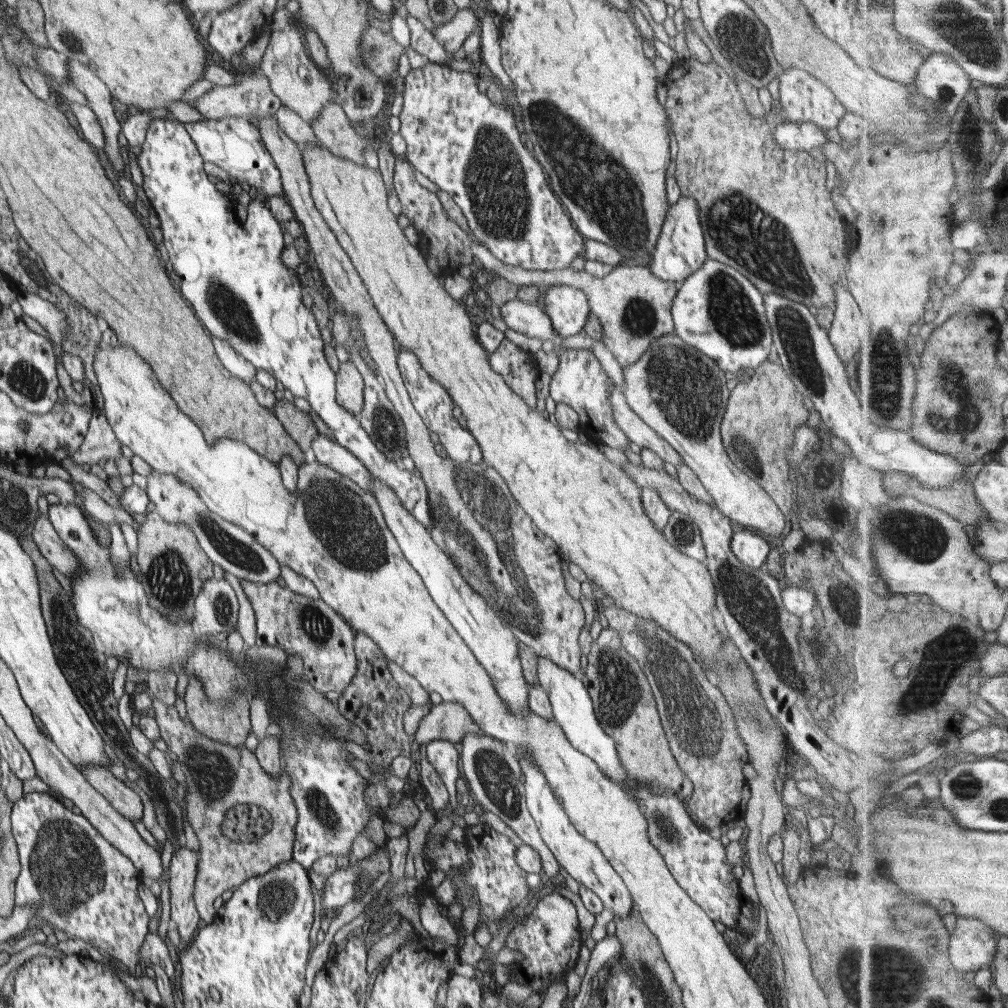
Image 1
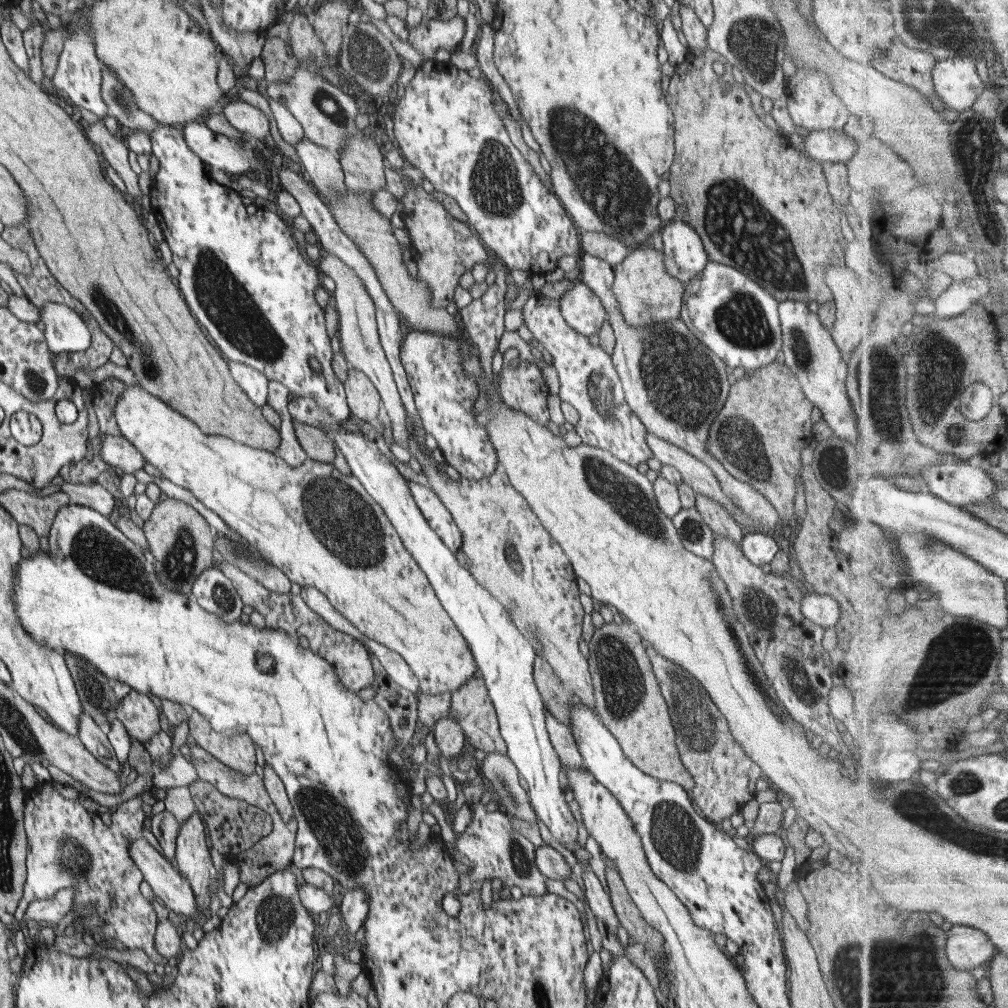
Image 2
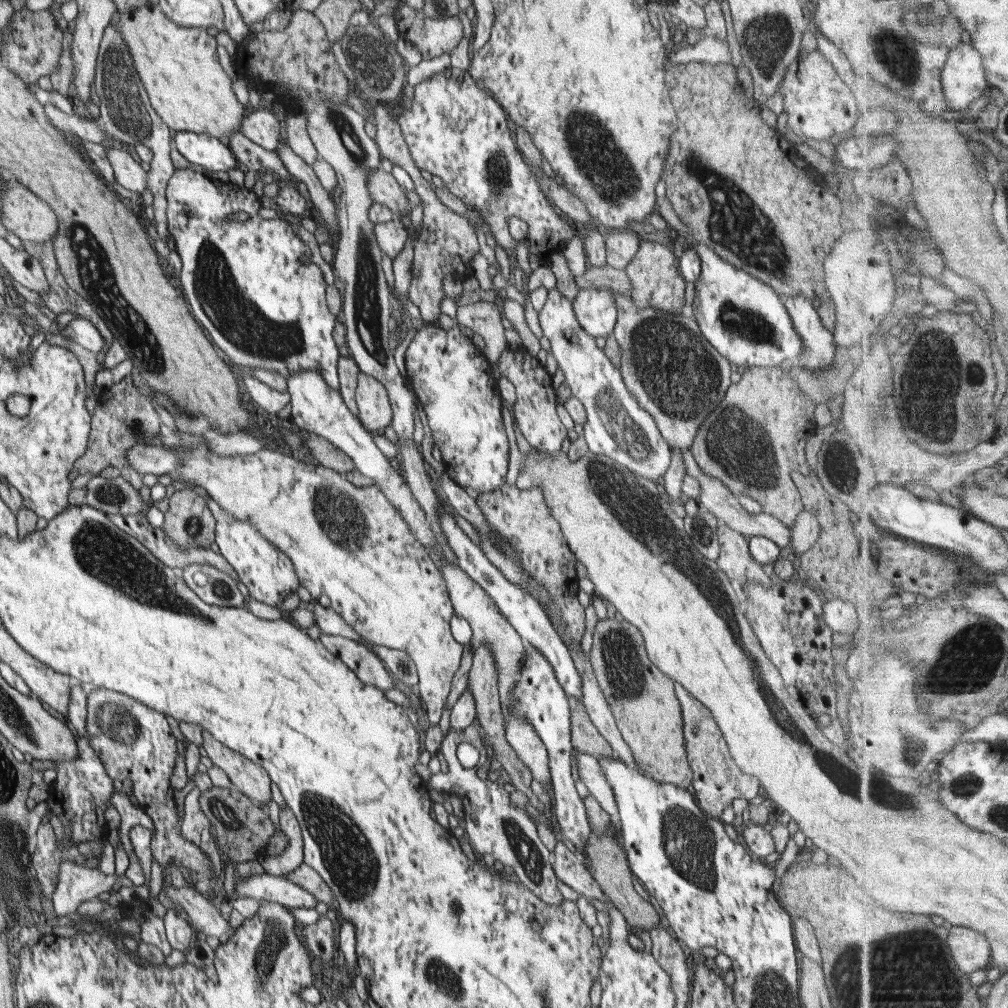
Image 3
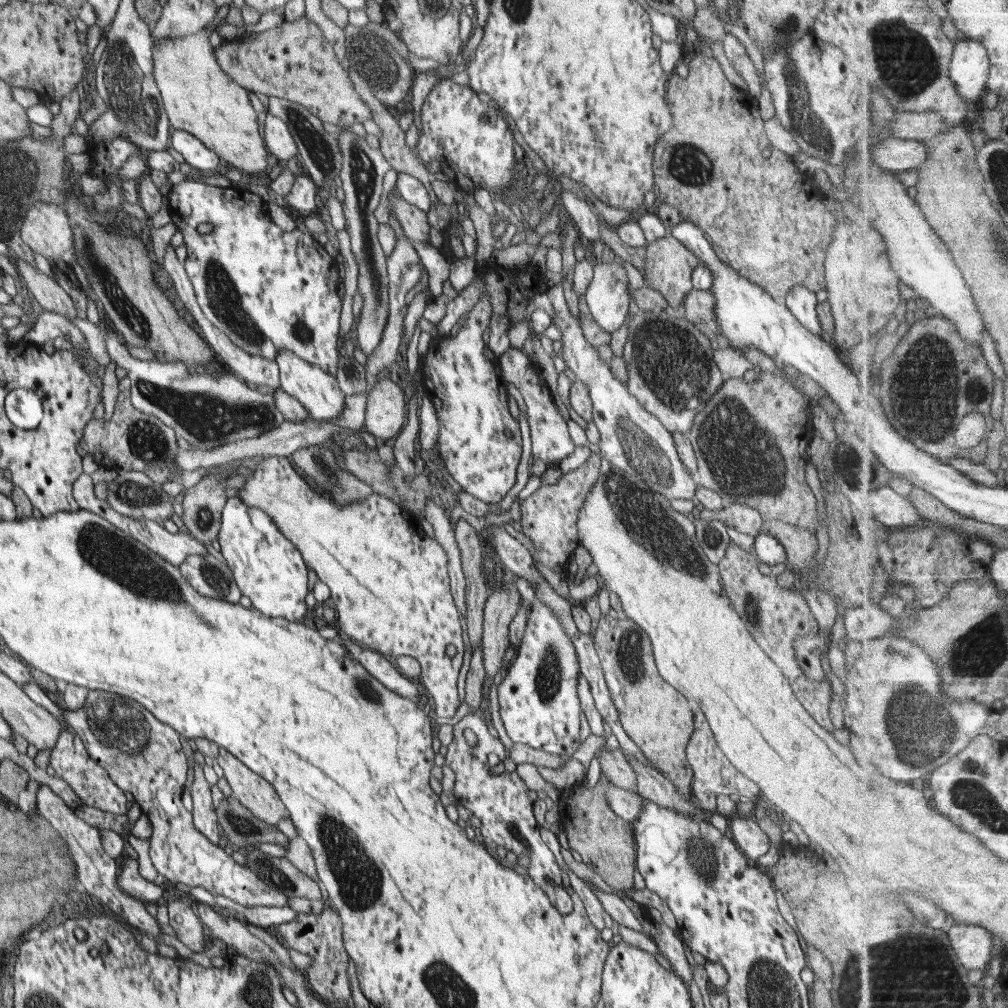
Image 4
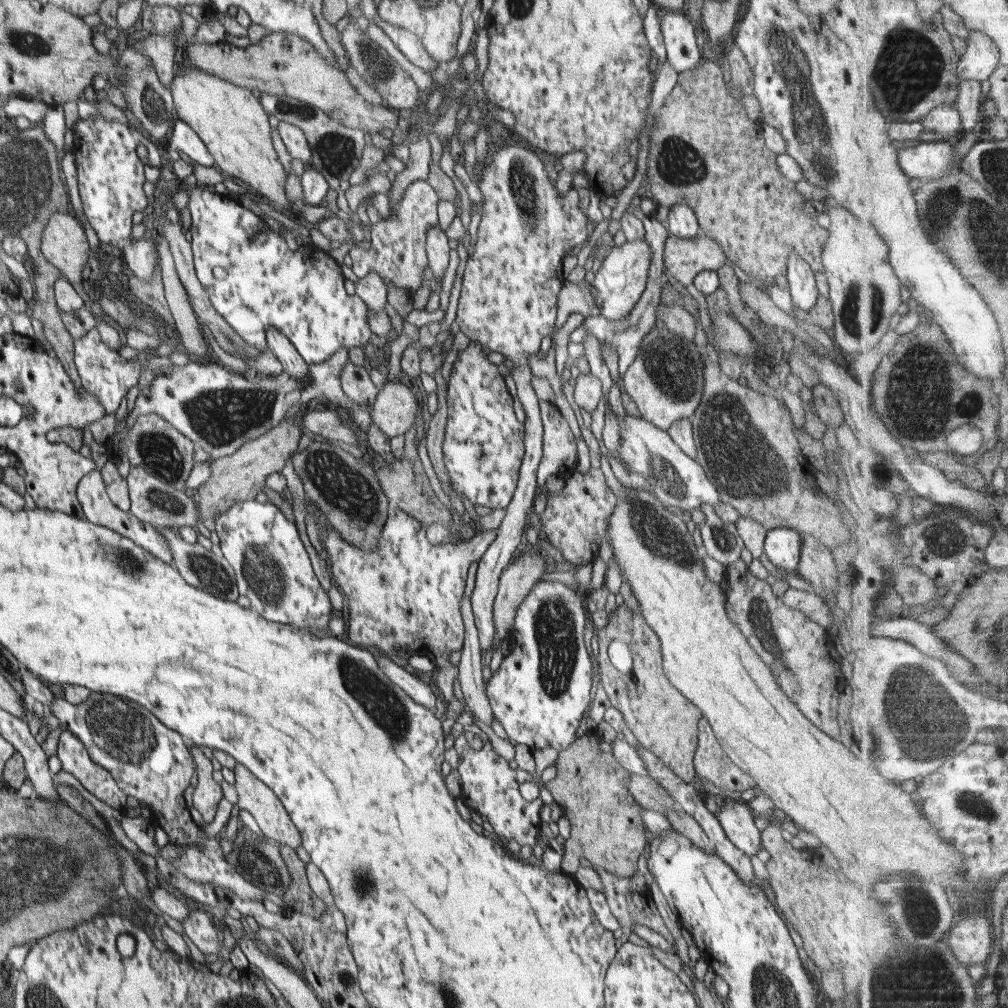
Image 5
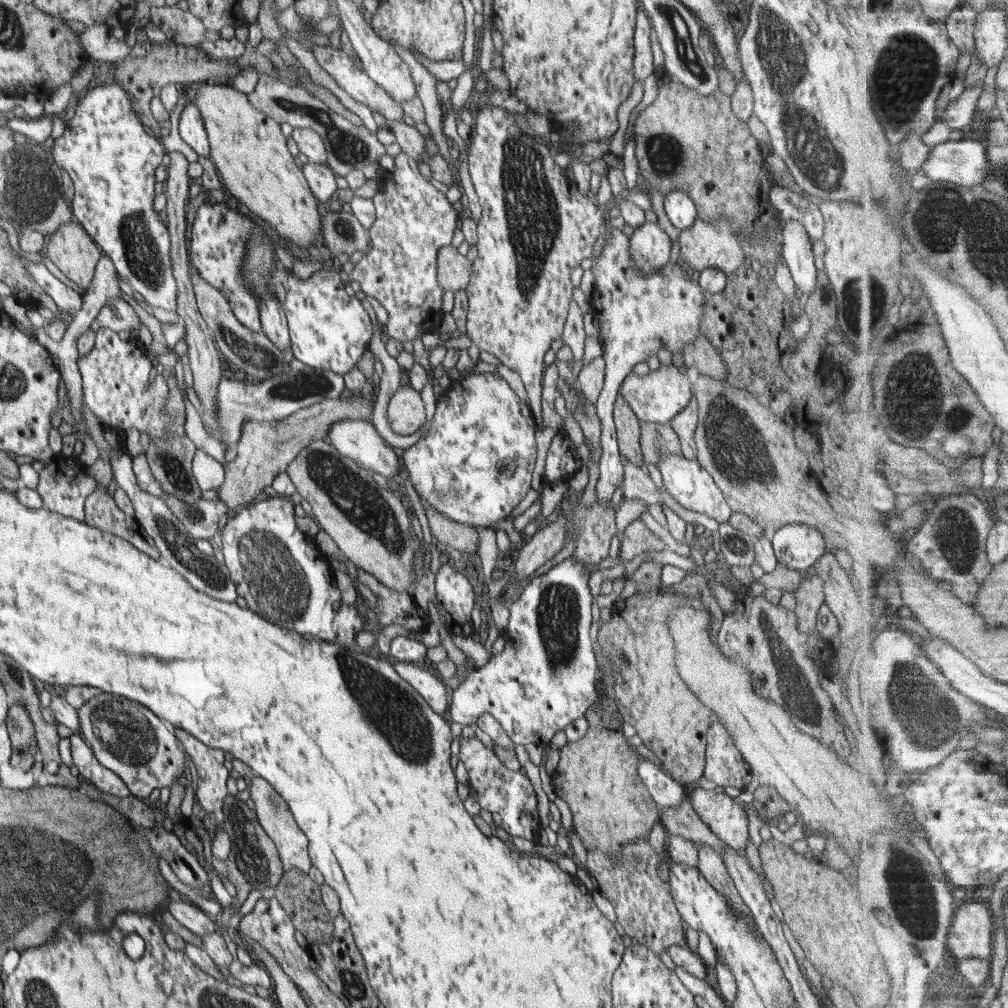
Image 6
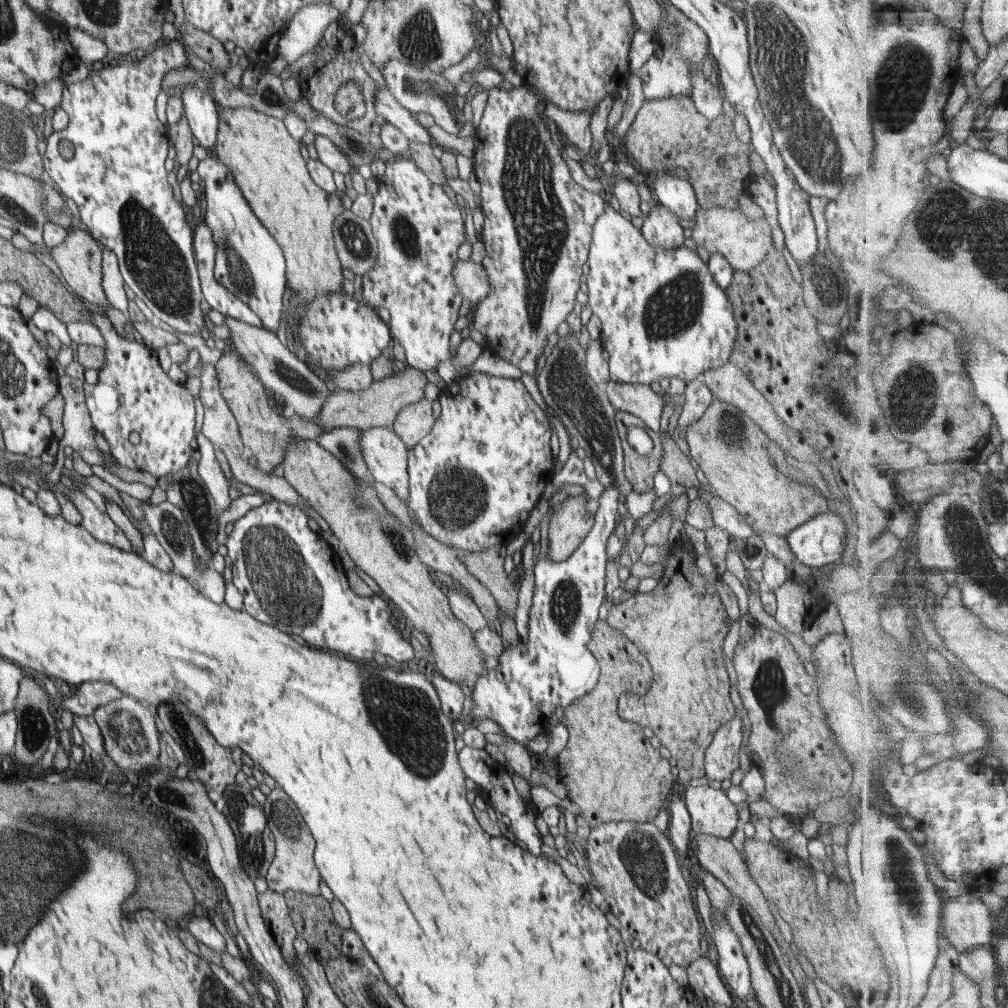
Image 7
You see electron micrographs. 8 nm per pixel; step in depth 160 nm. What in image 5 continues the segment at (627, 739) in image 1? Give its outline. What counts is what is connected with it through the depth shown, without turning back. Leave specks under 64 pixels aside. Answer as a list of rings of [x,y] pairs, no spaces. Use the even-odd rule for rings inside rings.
[[[624,604],[620,607],[618,607],[609,616],[609,623],[605,626],[605,628],[602,628],[602,629],[596,631],[595,648],[597,648],[598,656],[600,657],[599,667],[600,667],[601,670],[600,670],[600,673],[599,673],[599,675],[600,675],[599,678],[601,678],[601,680],[604,680],[604,678],[606,678],[606,674],[608,674],[608,668],[610,668],[610,666],[612,666],[612,663],[610,662],[609,656],[607,655],[607,646],[610,644],[610,642],[614,641],[615,639],[622,639],[622,640],[624,640],[624,642],[626,642],[626,644],[628,644],[628,646],[630,646],[630,650],[632,650],[632,656],[633,656],[633,669],[632,669],[632,676],[628,676],[628,680],[626,680],[626,676],[624,676],[624,673],[619,672],[618,674],[616,674],[616,676],[614,676],[614,674],[612,674],[612,672],[610,672],[610,684],[608,684],[608,694],[607,694],[607,696],[609,697],[609,701],[612,703],[612,707],[618,709],[620,711],[620,713],[622,713],[622,715],[624,715],[624,720],[627,722],[627,726],[628,726],[629,730],[631,730],[632,734],[634,736],[636,736],[637,740],[641,743],[641,746],[648,749],[650,752],[653,752],[666,766],[668,766],[668,768],[670,768],[670,770],[672,770],[672,772],[674,772],[674,774],[676,774],[676,776],[679,776],[684,782],[693,783],[696,779],[696,776],[698,775],[697,772],[695,771],[695,766],[694,766],[694,761],[693,760],[694,760],[695,750],[698,748],[698,723],[700,722],[700,719],[703,717],[703,712],[691,700],[688,700],[688,698],[686,698],[669,681],[669,678],[665,675],[665,670],[663,669],[661,642],[660,642],[660,639],[658,638],[658,635],[654,632],[654,629],[652,629],[651,626],[648,625],[647,622],[643,620],[642,613],[638,612],[638,610],[634,610],[634,612],[632,612],[632,610],[630,608],[626,607]],[[618,680],[622,680],[622,684],[624,684],[624,688],[620,688],[620,690],[622,690],[622,692],[620,692],[620,690],[618,690],[618,688],[616,688],[616,684],[618,684]],[[612,690],[618,690],[618,692],[616,692],[616,694],[614,694],[614,692],[612,692]]]

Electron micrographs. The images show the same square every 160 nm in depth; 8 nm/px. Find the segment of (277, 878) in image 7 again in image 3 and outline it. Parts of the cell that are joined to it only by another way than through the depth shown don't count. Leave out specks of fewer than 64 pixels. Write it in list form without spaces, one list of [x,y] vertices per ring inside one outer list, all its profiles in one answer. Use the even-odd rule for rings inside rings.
[[[203,730],[203,740],[202,746],[208,758],[226,773],[235,790],[245,794],[261,808],[263,804],[272,800],[272,779],[266,770],[248,760],[243,754],[224,746],[207,730]]]

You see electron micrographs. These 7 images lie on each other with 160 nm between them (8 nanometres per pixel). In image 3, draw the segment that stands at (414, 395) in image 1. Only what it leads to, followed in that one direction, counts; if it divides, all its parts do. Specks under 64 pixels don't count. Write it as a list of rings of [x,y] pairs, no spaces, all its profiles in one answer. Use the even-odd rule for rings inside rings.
[[[428,324],[419,329],[406,350],[407,378],[417,400],[421,402],[428,428],[440,450],[444,474],[461,487],[468,486],[477,493],[490,493],[506,483],[510,444],[502,419],[502,397],[497,380],[492,375],[491,365],[483,352],[454,326],[449,331],[438,324]]]

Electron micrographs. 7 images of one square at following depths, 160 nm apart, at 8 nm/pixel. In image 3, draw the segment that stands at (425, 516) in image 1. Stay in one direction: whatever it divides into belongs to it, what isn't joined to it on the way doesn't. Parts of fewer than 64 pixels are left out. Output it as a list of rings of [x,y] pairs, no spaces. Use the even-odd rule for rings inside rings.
[[[177,168],[172,175],[172,178],[167,182],[165,190],[167,200],[167,223],[168,232],[176,242],[176,252],[179,254],[182,261],[182,269],[180,272],[180,286],[182,286],[185,301],[190,304],[190,312],[192,316],[201,324],[204,330],[208,331],[212,342],[216,343],[229,357],[231,362],[236,364],[240,369],[253,369],[257,372],[262,370],[277,370],[285,379],[292,373],[298,371],[316,371],[319,370],[327,382],[327,385],[339,390],[339,374],[337,373],[337,362],[339,359],[338,347],[332,338],[334,332],[334,324],[339,318],[330,313],[326,300],[326,282],[322,270],[313,262],[308,265],[300,263],[300,256],[311,256],[310,248],[302,242],[296,230],[290,227],[290,224],[281,219],[264,219],[258,213],[261,205],[265,204],[260,198],[257,191],[251,191],[248,188],[241,188],[238,185],[231,183],[222,184],[210,176],[200,172],[192,171],[188,168]],[[230,214],[240,214],[238,220],[230,220],[227,216]],[[449,510],[438,513],[438,517],[450,548],[458,557],[458,567],[466,572],[476,584],[480,585],[486,591],[486,594],[489,594],[494,599],[499,611],[508,619],[508,622],[514,627],[514,630],[521,636],[521,639],[529,646],[538,649],[548,659],[565,693],[582,701],[582,677],[576,668],[569,648],[563,643],[561,636],[554,628],[553,623],[541,604],[520,585],[508,582],[508,580],[500,574],[498,568],[492,566],[492,562],[490,562],[490,559],[483,553],[480,546],[473,543],[468,535],[458,527]]]

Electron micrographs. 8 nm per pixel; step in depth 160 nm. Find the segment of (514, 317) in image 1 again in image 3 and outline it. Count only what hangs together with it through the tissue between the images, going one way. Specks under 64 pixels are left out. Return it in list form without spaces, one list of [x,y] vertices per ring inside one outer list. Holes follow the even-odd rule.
[[[556,287],[548,291],[546,302],[539,313],[539,322],[551,344],[551,352],[555,356],[560,370],[564,373],[564,380],[570,386],[571,396],[576,397],[585,406],[587,414],[584,423],[584,440],[588,445],[589,452],[596,455],[603,455],[613,462],[631,470],[631,473],[646,478],[656,483],[657,480],[666,475],[666,470],[670,467],[671,449],[668,442],[662,438],[662,434],[656,426],[654,417],[644,410],[638,401],[630,394],[623,381],[621,370],[614,367],[604,353],[604,350],[596,345],[596,339],[590,336],[578,322],[573,304],[562,295]]]

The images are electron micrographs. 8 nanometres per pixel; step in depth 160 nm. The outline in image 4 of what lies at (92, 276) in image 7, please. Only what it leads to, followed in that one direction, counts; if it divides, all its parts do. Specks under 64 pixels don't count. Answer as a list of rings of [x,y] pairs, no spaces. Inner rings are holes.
[[[40,201],[28,209],[21,224],[20,237],[34,252],[47,259],[67,259],[74,243],[64,207]]]

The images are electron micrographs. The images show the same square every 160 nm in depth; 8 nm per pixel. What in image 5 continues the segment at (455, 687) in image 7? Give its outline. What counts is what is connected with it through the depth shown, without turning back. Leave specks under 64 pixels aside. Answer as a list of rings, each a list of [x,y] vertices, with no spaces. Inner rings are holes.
[[[389,656],[378,657],[377,665],[394,684],[402,688],[408,696],[411,696],[414,702],[421,704],[426,709],[435,709],[436,694],[428,683],[423,682],[414,674],[406,671],[404,667],[394,663]]]

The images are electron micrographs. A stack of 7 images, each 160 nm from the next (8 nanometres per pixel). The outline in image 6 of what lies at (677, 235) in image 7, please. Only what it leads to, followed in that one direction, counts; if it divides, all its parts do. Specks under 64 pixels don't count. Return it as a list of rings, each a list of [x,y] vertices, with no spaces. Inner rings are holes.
[[[645,222],[629,240],[633,267],[639,273],[647,275],[669,262],[672,240],[657,222]]]

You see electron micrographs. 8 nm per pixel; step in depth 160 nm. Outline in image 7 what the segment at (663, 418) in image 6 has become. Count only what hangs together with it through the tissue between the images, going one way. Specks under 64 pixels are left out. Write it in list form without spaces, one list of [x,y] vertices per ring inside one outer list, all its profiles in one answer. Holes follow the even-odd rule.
[[[612,379],[607,380],[604,390],[616,410],[637,416],[657,433],[660,431],[665,398],[673,398],[668,390],[654,392],[648,384],[619,383]]]

